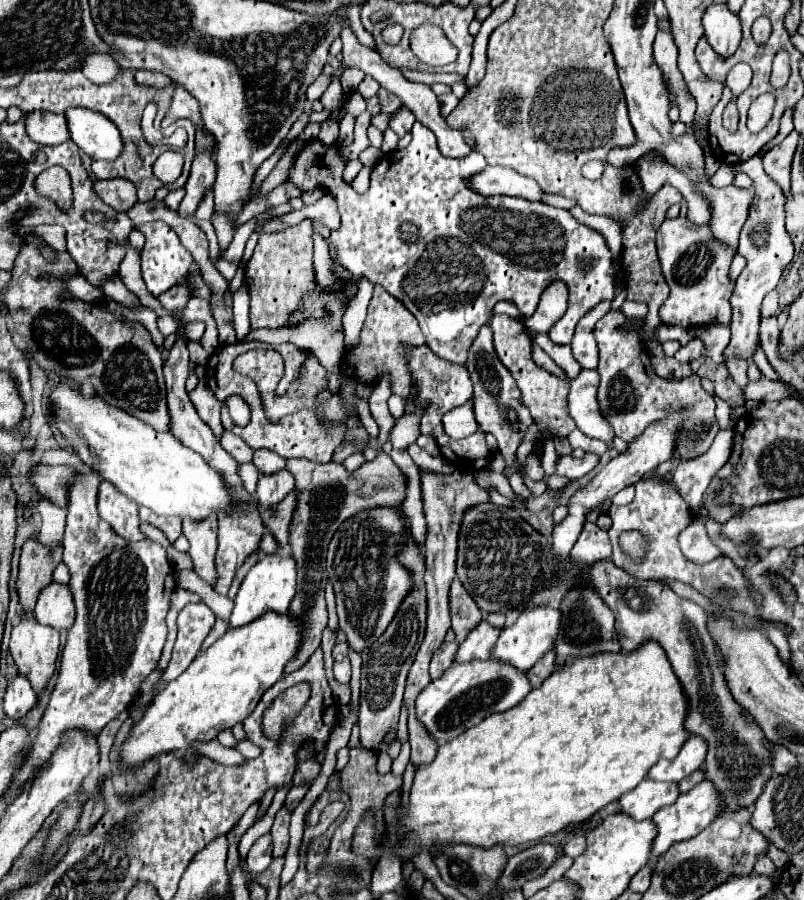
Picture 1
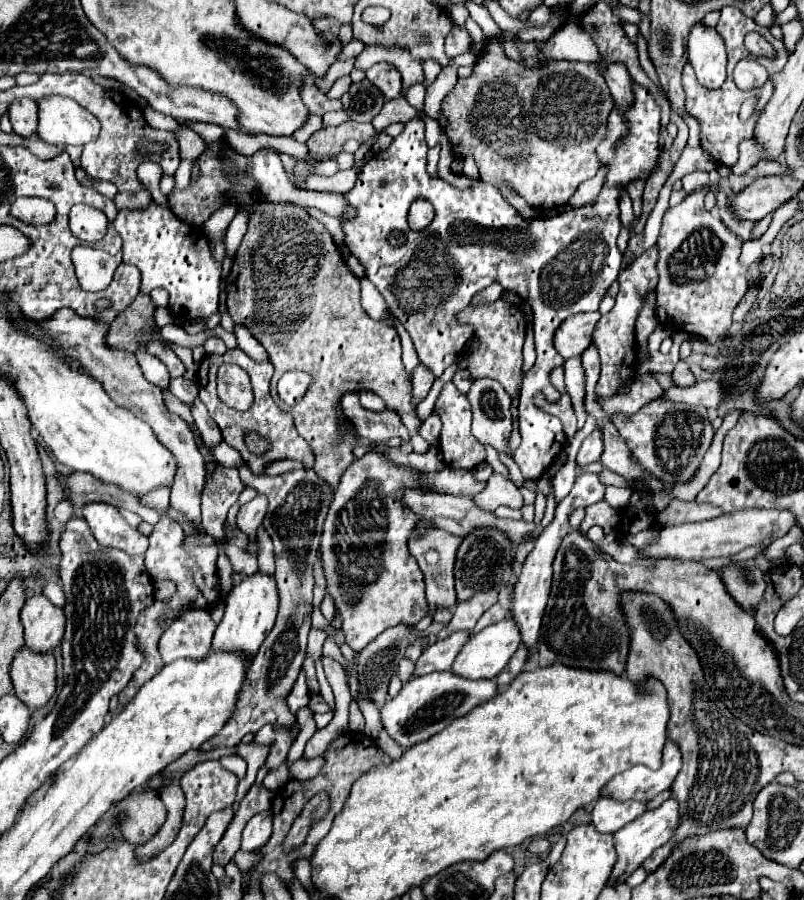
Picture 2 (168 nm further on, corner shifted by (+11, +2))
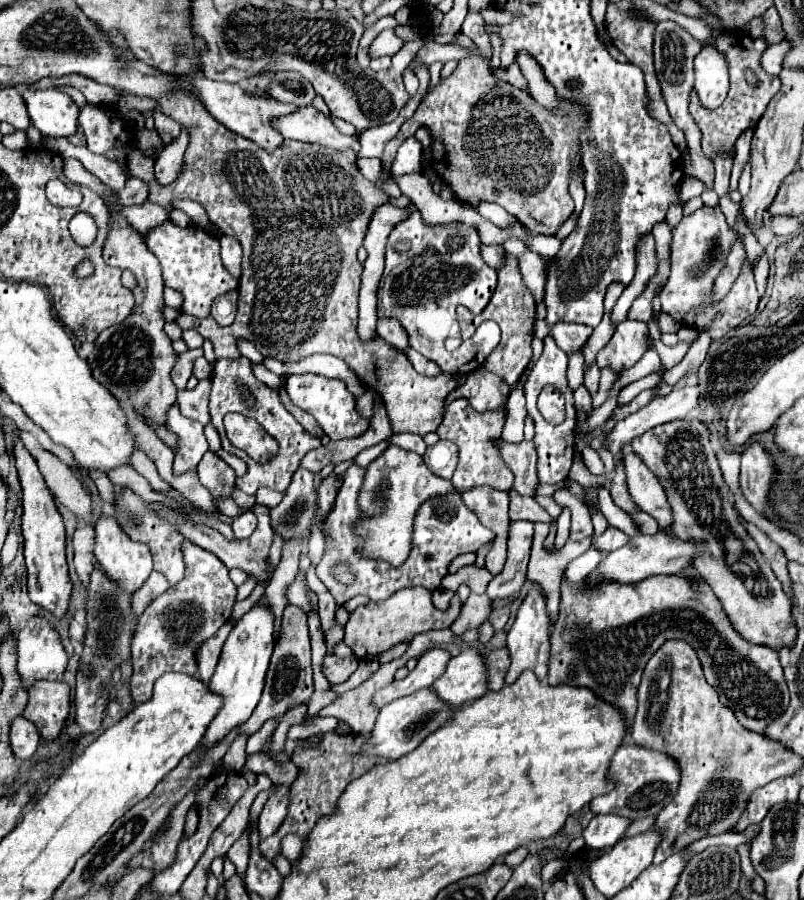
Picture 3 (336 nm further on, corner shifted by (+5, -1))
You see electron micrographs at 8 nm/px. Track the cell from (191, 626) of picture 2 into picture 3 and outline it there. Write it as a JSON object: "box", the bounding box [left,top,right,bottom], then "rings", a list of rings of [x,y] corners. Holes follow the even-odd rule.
{"box":[199,622,231,684],"rings":[[[227,622],[225,626],[219,628],[219,632],[209,638],[203,648],[199,650],[199,680],[203,680],[205,684],[209,684],[213,672],[215,672],[215,666],[219,662],[219,654],[221,654],[221,648],[223,648],[223,642],[227,640],[227,634],[231,632],[231,622]]]}

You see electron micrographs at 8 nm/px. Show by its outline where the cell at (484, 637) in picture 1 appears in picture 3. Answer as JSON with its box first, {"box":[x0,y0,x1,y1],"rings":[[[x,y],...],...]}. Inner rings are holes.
{"box":[371,648,449,710],"rings":[[[433,648],[433,650],[427,650],[415,670],[411,670],[407,674],[407,678],[403,680],[393,680],[389,686],[377,690],[371,698],[371,704],[379,710],[381,706],[397,700],[397,698],[403,698],[403,696],[409,696],[417,690],[423,690],[423,688],[429,688],[445,670],[447,662],[449,662],[449,652],[447,650],[441,650],[441,648]]]}

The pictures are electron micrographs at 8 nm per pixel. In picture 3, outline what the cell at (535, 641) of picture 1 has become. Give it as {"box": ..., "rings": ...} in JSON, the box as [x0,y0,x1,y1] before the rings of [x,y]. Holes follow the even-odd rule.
{"box":[431,648,487,710],"rings":[[[465,648],[461,654],[449,660],[447,668],[431,686],[431,690],[447,706],[453,706],[457,710],[487,692],[487,668],[479,650]]]}

